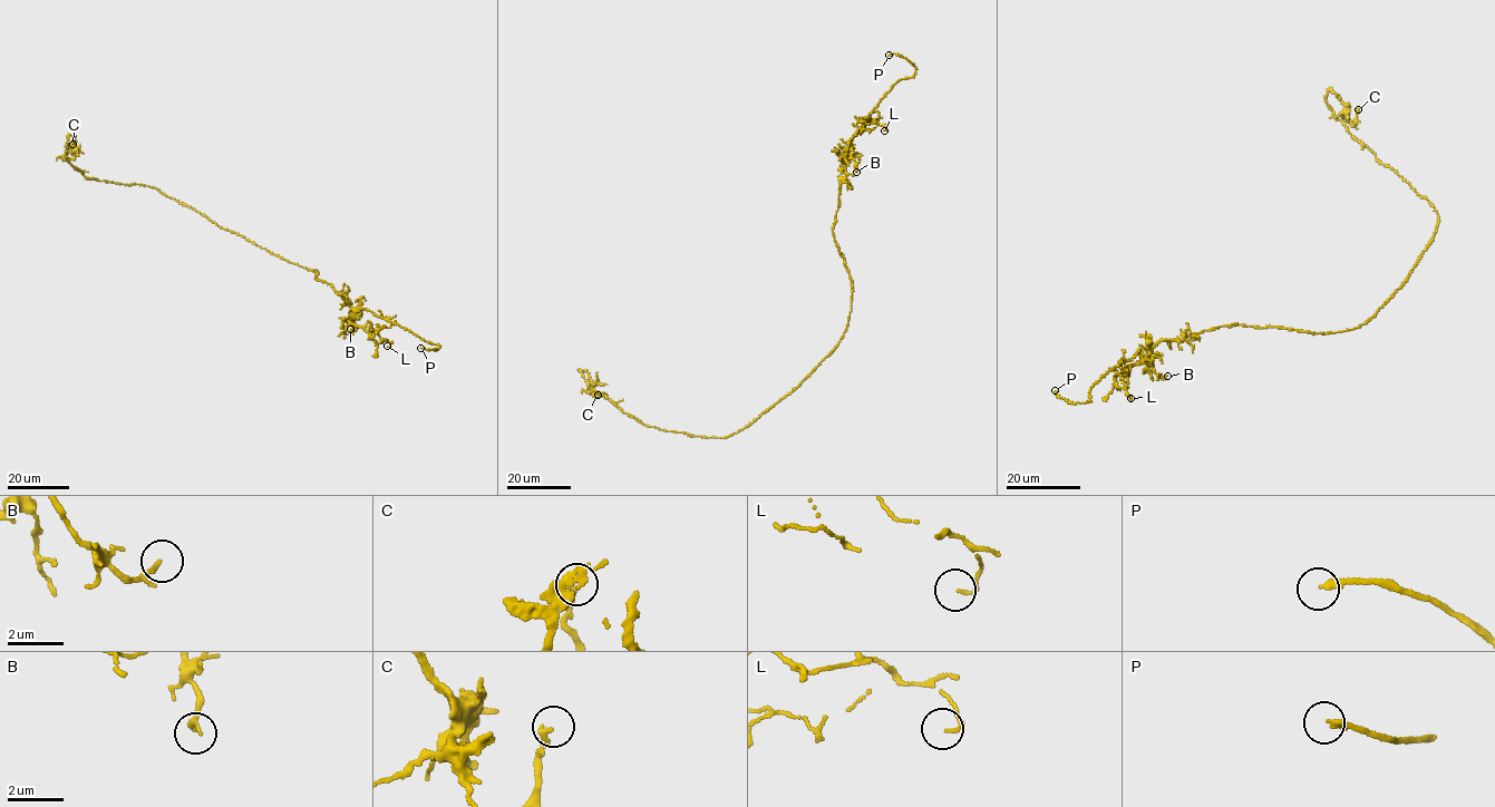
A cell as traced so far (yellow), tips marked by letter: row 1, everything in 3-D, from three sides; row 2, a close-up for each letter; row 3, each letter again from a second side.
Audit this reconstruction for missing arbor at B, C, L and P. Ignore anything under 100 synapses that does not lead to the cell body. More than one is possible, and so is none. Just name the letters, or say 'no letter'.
P

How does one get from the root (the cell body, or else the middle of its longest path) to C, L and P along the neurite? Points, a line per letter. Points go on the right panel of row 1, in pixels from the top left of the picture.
C: (1376, 312), (1406, 280), (1438, 219), (1428, 201), (1336, 117), (1328, 90), (1341, 100), (1353, 125), (1358, 109)
L: (1376, 312), (1360, 327), (1329, 333), (1234, 324), (1159, 341), (1147, 360), (1115, 377), (1116, 386), (1131, 398)
P: (1376, 312), (1360, 327), (1329, 333), (1234, 324), (1163, 340), (1102, 376), (1090, 401), (1068, 402), (1055, 390)

